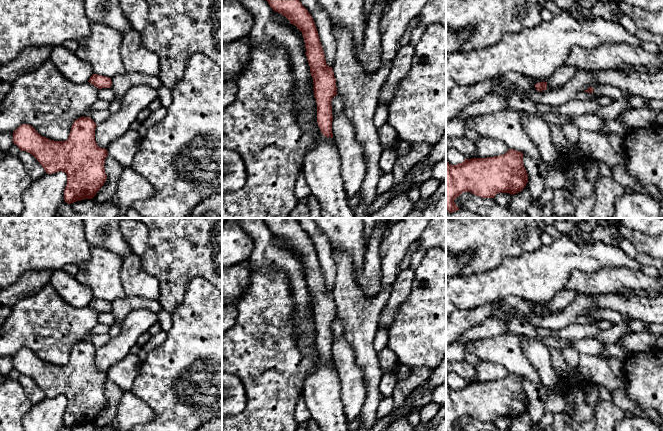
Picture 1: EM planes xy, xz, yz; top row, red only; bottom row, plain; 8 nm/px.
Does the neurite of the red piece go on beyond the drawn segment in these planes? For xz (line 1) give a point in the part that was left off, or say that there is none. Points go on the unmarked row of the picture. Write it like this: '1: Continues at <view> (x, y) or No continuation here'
1: No continuation here

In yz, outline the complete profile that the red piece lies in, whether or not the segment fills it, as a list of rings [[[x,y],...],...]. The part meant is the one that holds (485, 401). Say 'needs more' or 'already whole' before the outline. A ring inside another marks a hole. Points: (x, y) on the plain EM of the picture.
already whole; [[[509,373],[503,379],[465,383],[456,389],[450,389],[446,384],[446,431],[458,431],[454,424],[463,416],[471,416],[481,422],[494,422],[498,417],[514,419],[521,416],[528,407],[523,380],[522,376]]]

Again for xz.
already whole; [[[295,218],[263,219],[275,236],[285,240],[302,256],[306,272],[305,278],[314,308],[317,347],[325,361],[333,362],[331,325],[337,319],[336,303],[333,292],[326,288],[315,246]]]

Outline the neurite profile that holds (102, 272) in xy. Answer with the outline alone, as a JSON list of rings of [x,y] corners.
[[[91,247],[90,259],[78,265],[78,273],[74,277],[81,284],[92,289],[94,298],[112,302],[126,296],[121,283],[122,265],[123,258],[120,255],[101,247]]]

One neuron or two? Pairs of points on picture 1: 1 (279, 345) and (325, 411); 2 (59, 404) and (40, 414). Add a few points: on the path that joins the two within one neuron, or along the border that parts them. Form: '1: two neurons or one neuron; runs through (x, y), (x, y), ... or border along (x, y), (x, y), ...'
1: two neurons; border along (317, 361), (313, 371), (304, 382), (301, 395)
2: one neuron; runs through (54, 408), (49, 413), (45, 413)

